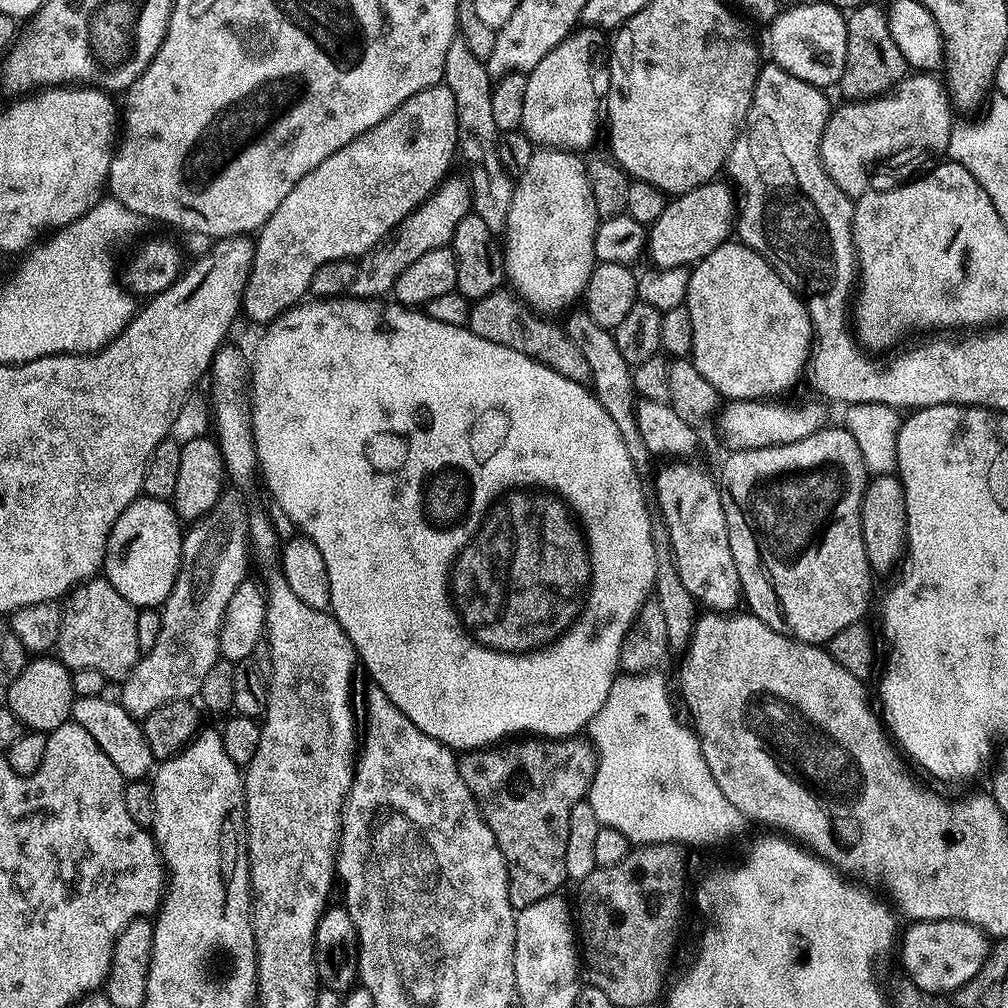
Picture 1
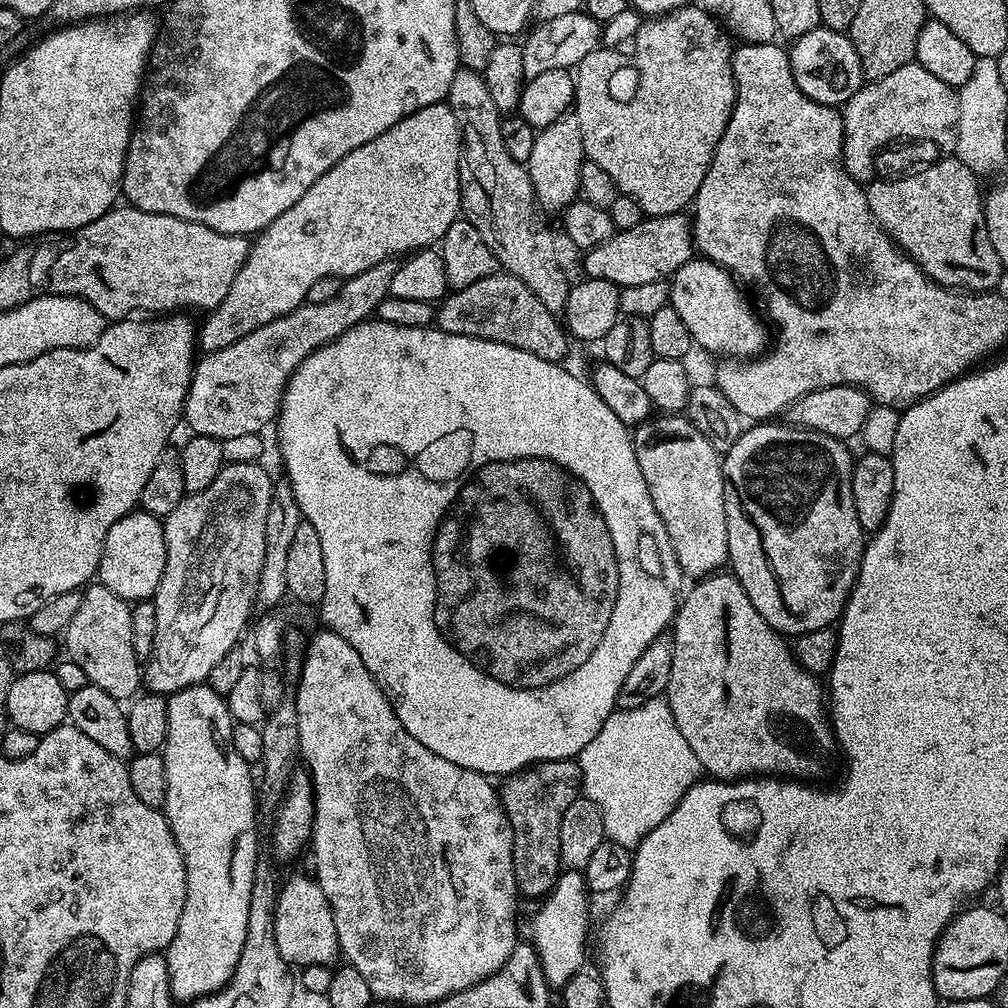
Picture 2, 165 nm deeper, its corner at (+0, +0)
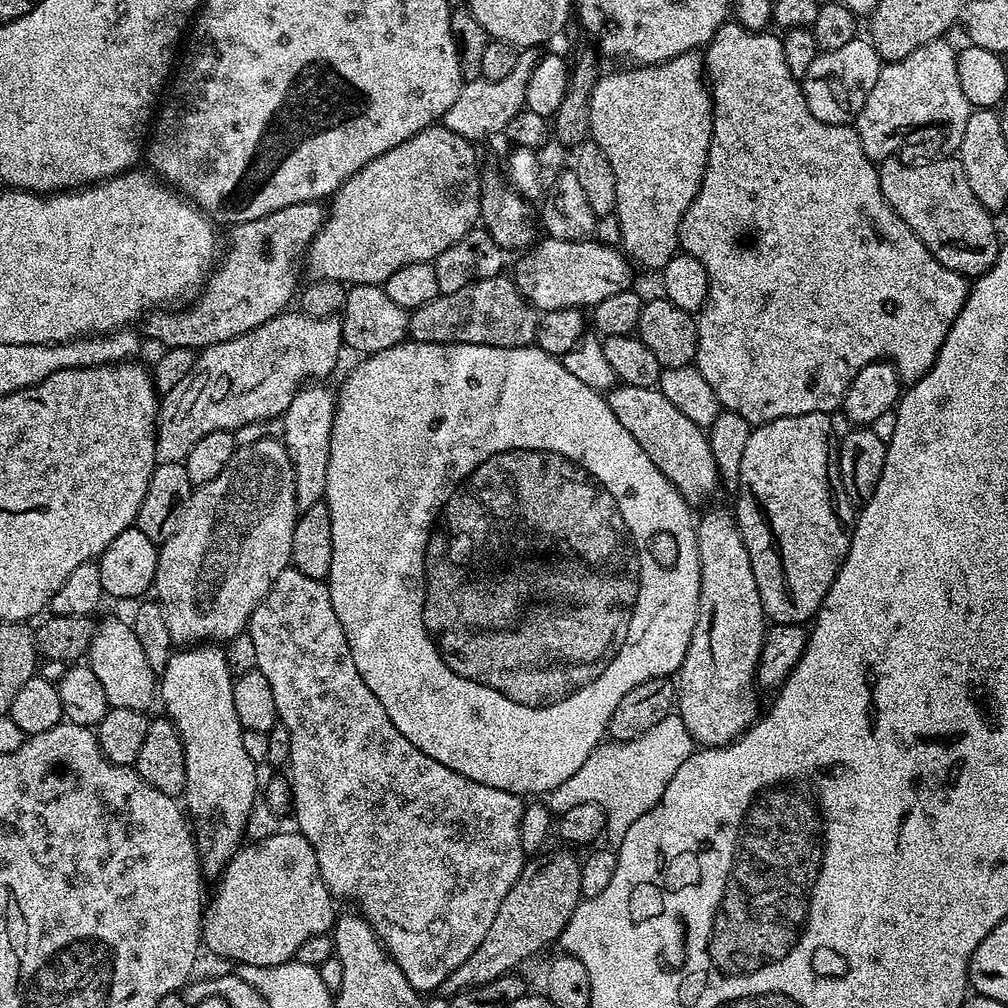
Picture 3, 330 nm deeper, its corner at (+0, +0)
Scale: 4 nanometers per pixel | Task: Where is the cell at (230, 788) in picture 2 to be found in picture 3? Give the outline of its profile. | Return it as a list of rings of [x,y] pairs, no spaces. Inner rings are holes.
[[[184,646],[173,651],[170,662],[166,662],[166,670],[158,680],[159,703],[164,703],[164,708],[168,711],[165,712],[167,719],[172,721],[184,743],[186,786],[182,800],[187,811],[200,819],[198,851],[202,857],[202,872],[205,877],[213,878],[223,873],[224,865],[241,847],[248,821],[254,812],[252,807],[256,804],[258,765],[250,758],[250,754],[246,754],[246,746],[242,746],[245,731],[238,722],[238,713],[234,711],[233,679],[232,671],[226,666],[223,647]]]

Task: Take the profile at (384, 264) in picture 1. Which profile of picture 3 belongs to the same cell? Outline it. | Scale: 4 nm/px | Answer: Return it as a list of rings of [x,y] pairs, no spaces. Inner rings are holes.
[[[285,310],[238,338],[203,349],[190,374],[159,401],[157,461],[181,463],[194,450],[194,442],[206,434],[232,432],[259,420],[283,417],[302,386],[323,381],[323,376],[335,370],[344,347],[337,317],[314,318],[299,310]]]

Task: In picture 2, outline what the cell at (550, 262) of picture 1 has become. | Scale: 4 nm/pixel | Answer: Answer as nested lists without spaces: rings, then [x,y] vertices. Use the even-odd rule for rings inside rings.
[[[565,114],[550,126],[539,129],[526,167],[531,176],[531,184],[535,187],[536,201],[543,209],[546,207],[558,212],[577,199],[581,166],[585,159],[581,126],[575,115]]]

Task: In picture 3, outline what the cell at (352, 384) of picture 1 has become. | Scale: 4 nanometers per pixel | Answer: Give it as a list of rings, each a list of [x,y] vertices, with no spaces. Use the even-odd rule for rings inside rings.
[[[409,338],[398,346],[390,346],[388,350],[365,355],[361,360],[364,361],[345,378],[344,385],[338,388],[323,499],[323,503],[327,504],[330,510],[331,537],[334,538],[334,554],[326,583],[330,602],[334,602],[334,614],[338,614],[338,622],[342,622],[346,642],[354,654],[354,666],[358,666],[362,682],[366,682],[366,686],[374,690],[374,698],[378,698],[386,714],[390,714],[390,722],[394,722],[400,733],[410,742],[414,742],[414,746],[418,746],[422,754],[434,758],[434,762],[442,762],[442,766],[450,766],[450,770],[474,782],[514,792],[521,798],[532,798],[528,796],[534,795],[535,792],[553,792],[555,788],[562,786],[562,782],[566,782],[566,778],[570,778],[570,774],[578,770],[578,766],[582,766],[582,762],[586,762],[588,755],[605,739],[608,723],[618,702],[622,702],[622,698],[626,698],[626,694],[630,694],[634,686],[642,686],[642,682],[659,676],[668,678],[679,673],[680,663],[686,658],[686,650],[694,634],[700,597],[700,555],[694,516],[692,520],[693,509],[683,494],[664,477],[662,470],[658,470],[658,466],[650,462],[646,450],[642,450],[642,446],[634,442],[626,426],[622,426],[622,422],[614,418],[614,410],[610,410],[607,399],[590,386],[586,386],[586,382],[578,382],[578,378],[574,378],[574,374],[570,374],[570,370],[566,370],[566,366],[557,357],[546,354],[541,348],[431,344]]]

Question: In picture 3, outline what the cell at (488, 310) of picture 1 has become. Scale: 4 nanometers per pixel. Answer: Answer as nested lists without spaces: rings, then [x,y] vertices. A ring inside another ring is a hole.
[[[501,274],[494,278],[482,278],[482,282],[474,282],[470,286],[462,286],[462,290],[457,290],[454,294],[446,294],[445,296],[439,296],[434,298],[434,302],[426,302],[426,306],[421,308],[411,309],[408,317],[408,335],[411,339],[418,342],[430,342],[431,344],[477,344],[478,346],[498,346],[499,348],[527,348],[535,341],[536,331],[538,330],[538,322],[540,316],[537,309],[532,307],[524,295],[520,293],[520,287],[516,285],[515,279],[509,278],[507,275]]]

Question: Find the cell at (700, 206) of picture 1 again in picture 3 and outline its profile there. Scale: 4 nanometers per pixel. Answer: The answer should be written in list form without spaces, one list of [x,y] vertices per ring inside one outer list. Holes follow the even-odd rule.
[[[544,238],[533,243],[532,247],[523,253],[524,256],[516,264],[514,279],[520,287],[520,293],[529,300],[532,307],[541,313],[550,310],[562,310],[563,308],[583,309],[584,304],[594,306],[602,302],[602,298],[610,298],[610,294],[629,291],[633,287],[632,260],[624,254],[619,247],[610,244],[599,244],[595,238],[587,240],[554,240]]]

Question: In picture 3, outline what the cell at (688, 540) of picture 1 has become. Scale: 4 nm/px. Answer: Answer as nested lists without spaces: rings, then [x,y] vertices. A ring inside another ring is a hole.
[[[620,384],[607,393],[606,399],[610,410],[614,410],[614,418],[626,426],[634,442],[646,450],[650,462],[662,470],[664,477],[683,494],[689,505],[696,506],[699,500],[706,499],[715,490],[716,484],[721,483],[705,429],[690,422],[690,418],[671,402],[666,402],[656,388]]]

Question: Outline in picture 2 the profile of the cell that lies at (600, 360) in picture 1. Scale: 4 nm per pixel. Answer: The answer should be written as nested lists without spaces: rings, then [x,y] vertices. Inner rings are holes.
[[[461,67],[454,74],[454,82],[450,82],[450,90],[446,103],[454,110],[454,118],[460,123],[460,135],[462,137],[462,172],[466,179],[462,184],[460,203],[463,215],[472,223],[478,234],[486,241],[486,246],[494,250],[494,258],[498,258],[501,269],[509,276],[517,276],[546,306],[546,310],[557,314],[563,313],[566,306],[566,298],[570,287],[570,279],[564,273],[560,265],[560,256],[556,253],[556,236],[540,221],[538,203],[534,185],[531,184],[531,176],[525,165],[519,164],[510,153],[506,151],[506,145],[502,142],[502,130],[500,121],[502,113],[498,106],[494,106],[490,99],[490,90],[486,90],[486,82],[479,72],[472,72],[468,68]]]

